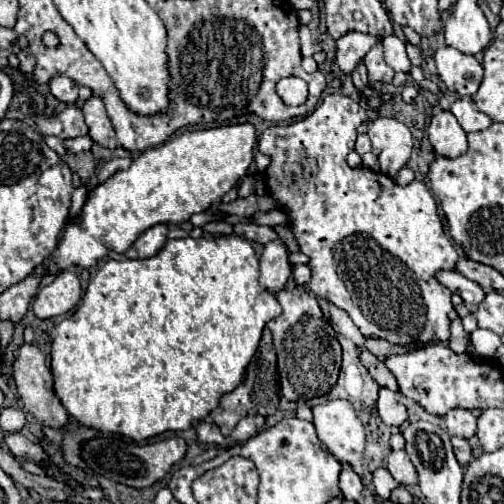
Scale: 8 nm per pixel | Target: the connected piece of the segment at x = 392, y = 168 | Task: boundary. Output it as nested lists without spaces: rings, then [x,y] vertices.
[[[376,118],[368,124],[368,136],[372,140],[372,152],[380,162],[380,170],[394,178],[410,160],[414,146],[410,130],[394,118]]]

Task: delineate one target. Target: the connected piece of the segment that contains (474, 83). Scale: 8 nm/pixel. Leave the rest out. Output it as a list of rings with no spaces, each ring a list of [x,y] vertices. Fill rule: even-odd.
[[[442,46],[434,54],[434,62],[438,68],[438,78],[448,90],[458,92],[460,96],[476,94],[482,82],[482,64],[474,56],[452,46]]]

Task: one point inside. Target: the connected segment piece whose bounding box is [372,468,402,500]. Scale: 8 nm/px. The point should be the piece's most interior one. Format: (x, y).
(383, 480)

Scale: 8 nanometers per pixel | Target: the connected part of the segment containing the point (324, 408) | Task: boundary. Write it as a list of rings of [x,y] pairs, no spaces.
[[[330,400],[312,408],[314,426],[320,442],[344,466],[350,466],[360,478],[364,474],[364,426],[356,410],[346,400]]]

